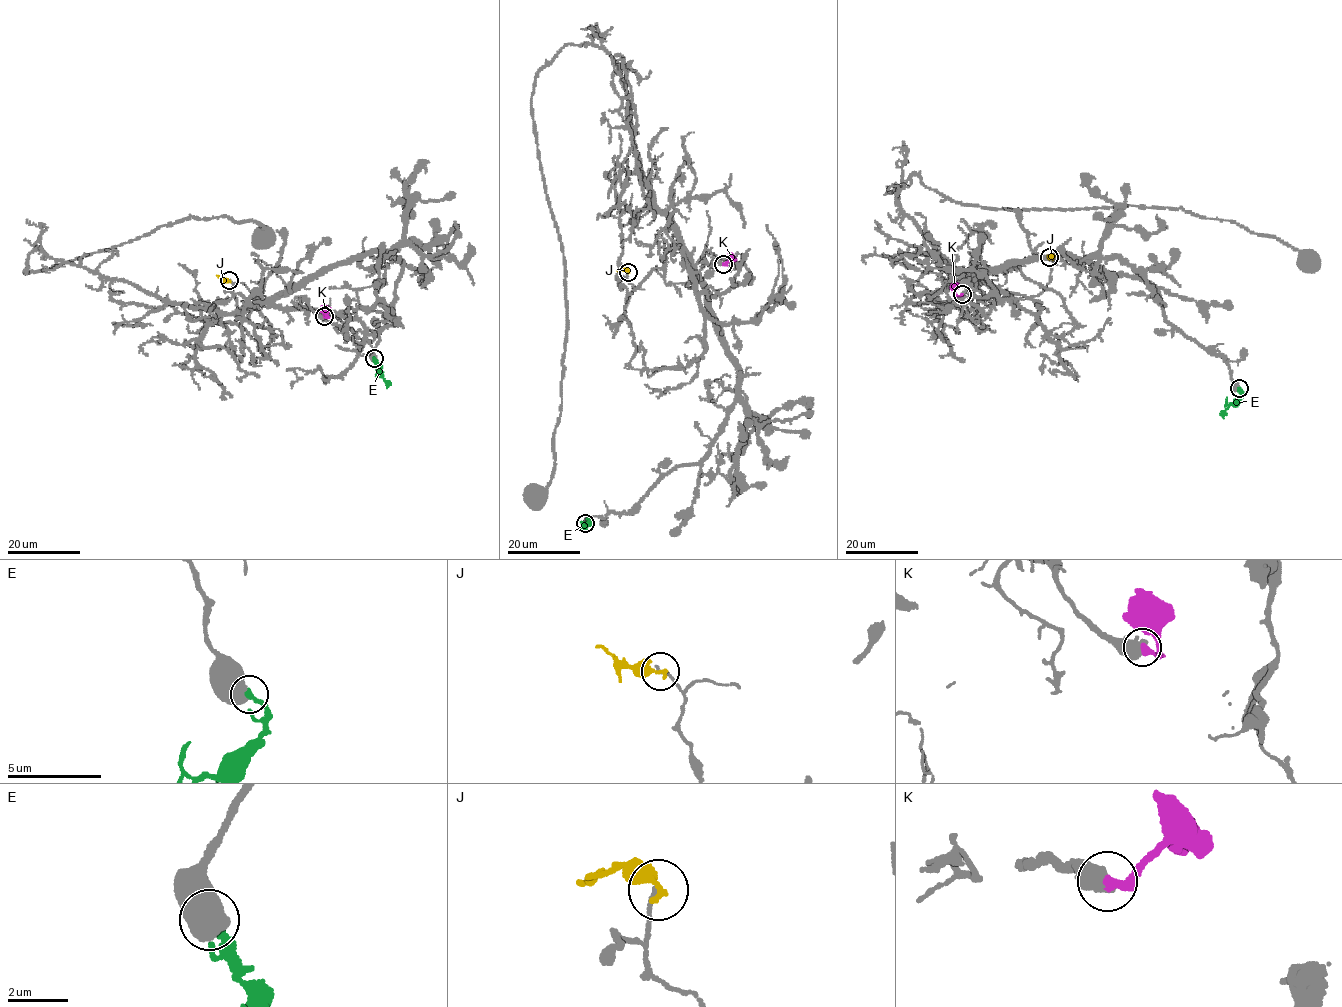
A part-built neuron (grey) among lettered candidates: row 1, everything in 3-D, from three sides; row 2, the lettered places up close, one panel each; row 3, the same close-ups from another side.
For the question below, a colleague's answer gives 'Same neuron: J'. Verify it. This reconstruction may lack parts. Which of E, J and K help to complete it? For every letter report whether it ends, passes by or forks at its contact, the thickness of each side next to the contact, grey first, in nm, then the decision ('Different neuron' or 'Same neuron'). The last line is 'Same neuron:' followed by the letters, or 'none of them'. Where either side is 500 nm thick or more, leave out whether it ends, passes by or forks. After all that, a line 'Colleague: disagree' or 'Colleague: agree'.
E: Thickness 650 nm (grey) against 320 nm. Different neuron
J: It ends there. Thickness 130 nm (grey) against 320 nm. Different neuron
K: Thickness 750 nm (grey) against 320 nm. Same neuron
Same neuron: K
Colleague: disagree

